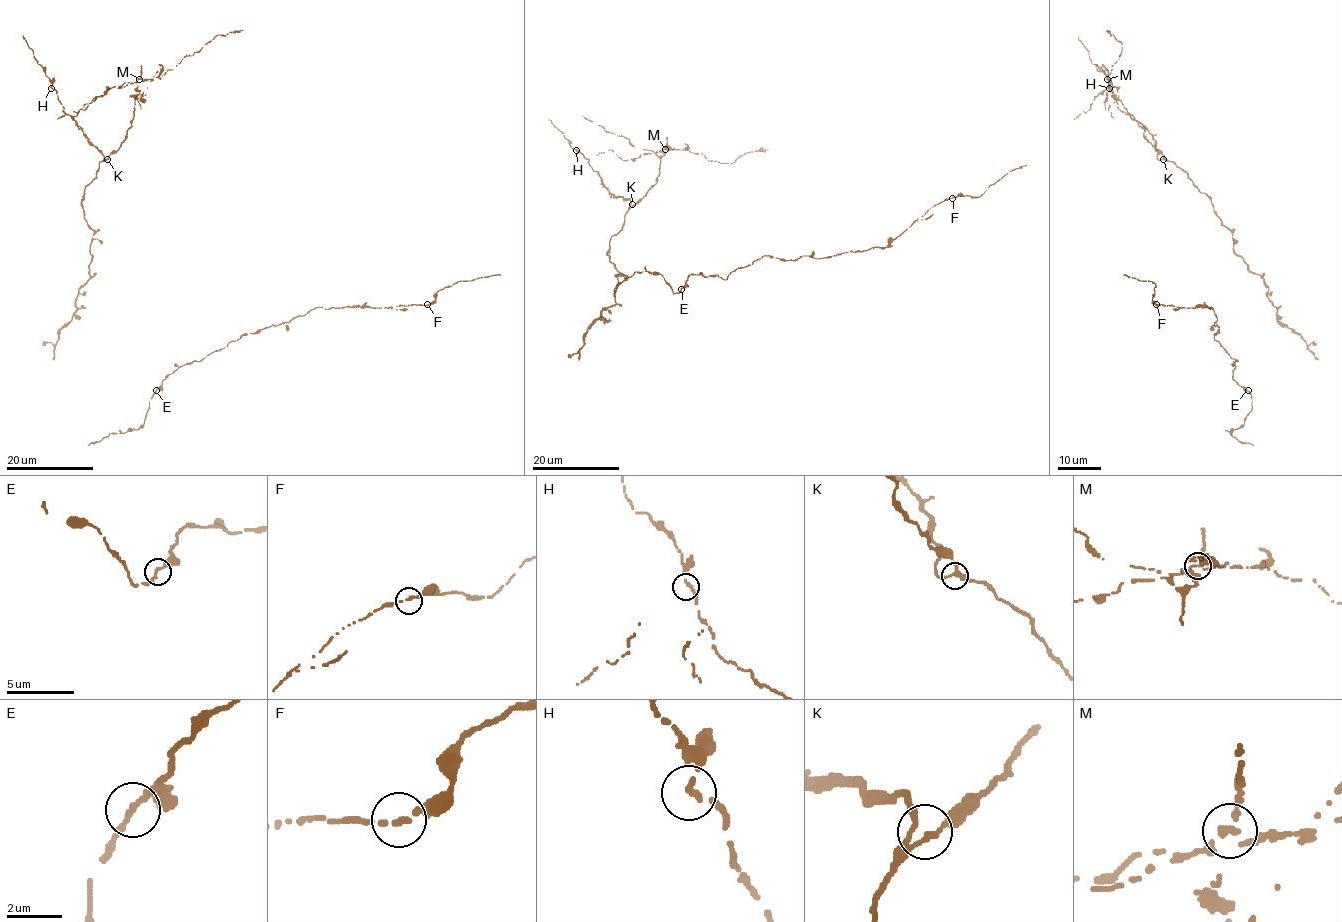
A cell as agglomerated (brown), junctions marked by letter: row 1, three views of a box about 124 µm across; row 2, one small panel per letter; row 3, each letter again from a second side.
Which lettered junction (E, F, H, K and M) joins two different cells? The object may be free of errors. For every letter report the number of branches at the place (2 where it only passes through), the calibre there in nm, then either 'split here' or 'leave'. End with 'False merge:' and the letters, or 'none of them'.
E: branches 2; calibre 240 nm; leave
F: branches 2; calibre 200 nm; leave
H: branches 2; calibre 190 nm; leave
K: branches 3; calibre 190 nm; leave
M: branches 3; calibre 170 nm; split here
False merge: M

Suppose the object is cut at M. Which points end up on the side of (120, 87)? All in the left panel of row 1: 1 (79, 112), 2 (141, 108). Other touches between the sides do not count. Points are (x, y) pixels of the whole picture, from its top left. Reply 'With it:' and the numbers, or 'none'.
With it: 1, 2

